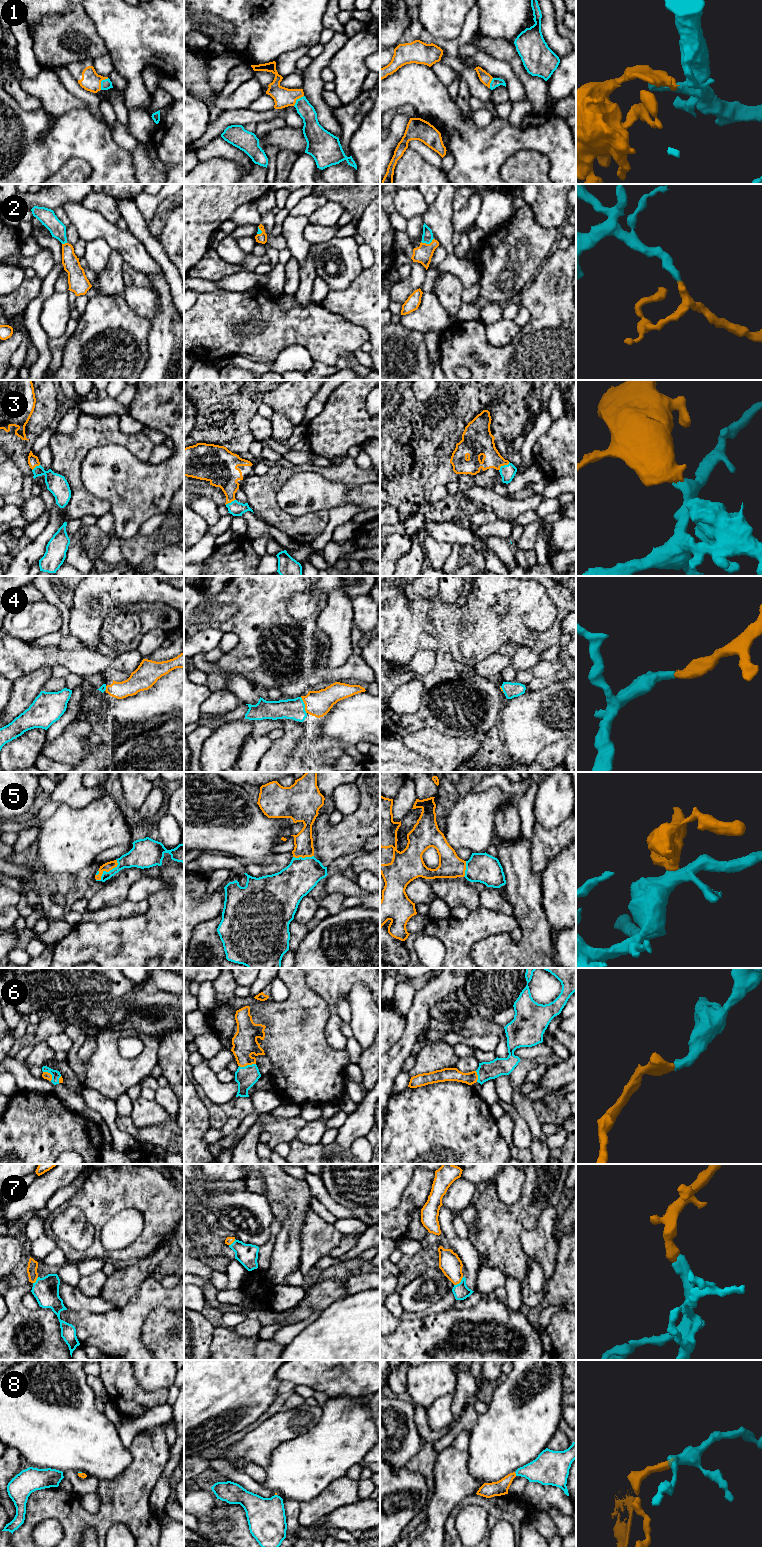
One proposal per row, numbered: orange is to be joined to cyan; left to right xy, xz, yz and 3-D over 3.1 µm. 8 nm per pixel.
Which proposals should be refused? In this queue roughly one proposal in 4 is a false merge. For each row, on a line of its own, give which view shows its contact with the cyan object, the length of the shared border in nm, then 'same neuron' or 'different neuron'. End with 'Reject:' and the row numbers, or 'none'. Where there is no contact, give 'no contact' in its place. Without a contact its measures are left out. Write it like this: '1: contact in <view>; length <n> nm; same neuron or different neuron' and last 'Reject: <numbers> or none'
1: contact in xy; length 120 nm; same neuron
2: contact in yz; length 110 nm; same neuron
3: contact in yz; length 110 nm; same neuron
4: contact in xz; length 140 nm; same neuron
5: contact in xy; length 240 nm; same neuron
6: contact in xz; length 140 nm; same neuron
7: contact in yz; length 100 nm; same neuron
8: contact in yz; length 40 nm; same neuron
Reject: none

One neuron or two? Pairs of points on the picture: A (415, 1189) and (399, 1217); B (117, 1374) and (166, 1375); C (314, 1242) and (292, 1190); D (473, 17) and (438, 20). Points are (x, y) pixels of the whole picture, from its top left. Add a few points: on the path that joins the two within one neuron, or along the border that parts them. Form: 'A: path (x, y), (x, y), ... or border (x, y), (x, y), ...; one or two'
A: path (414, 1196), (404, 1210); one
B: border (133, 1370), (136, 1381), (145, 1390), (151, 1390); two
C: border (310, 1207), (306, 1213), (300, 1243); two
D: border (470, 10), (465, 18), (461, 32), (453, 39); two

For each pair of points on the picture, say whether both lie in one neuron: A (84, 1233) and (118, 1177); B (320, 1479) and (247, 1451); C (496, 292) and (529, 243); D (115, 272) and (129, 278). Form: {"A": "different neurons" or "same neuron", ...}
{"A": "different neurons", "B": "different neurons", "C": "same neuron", "D": "different neurons"}

